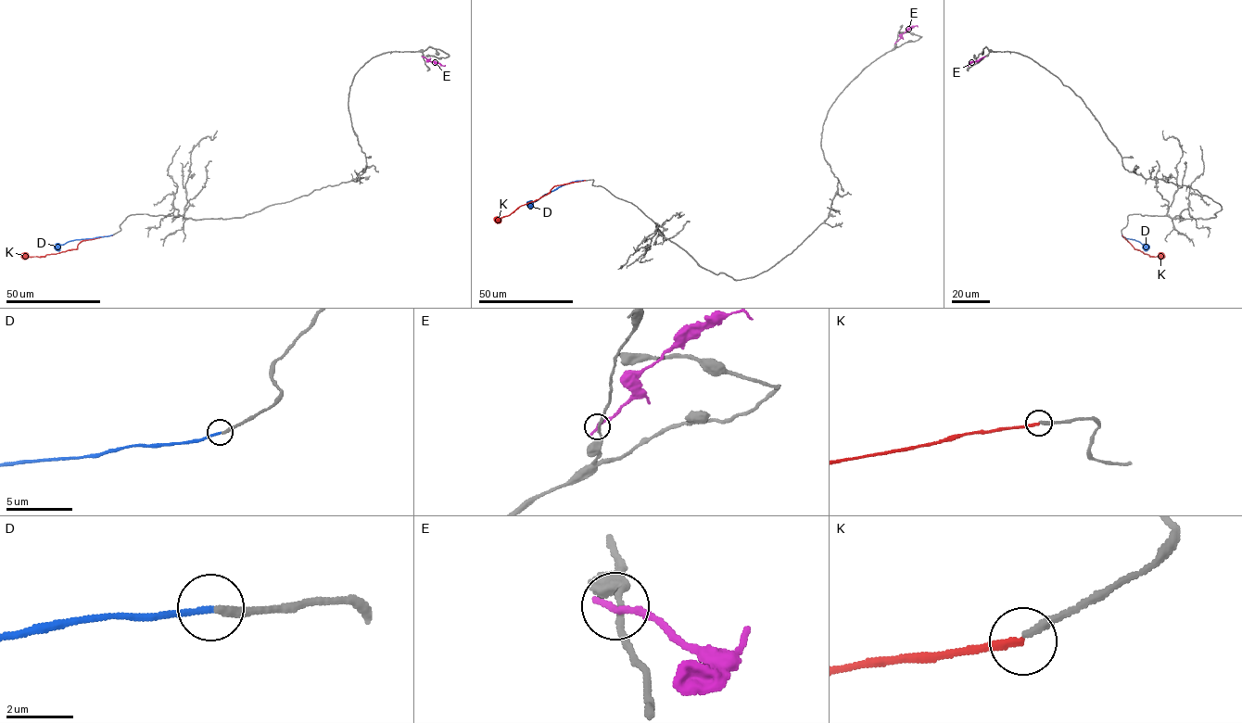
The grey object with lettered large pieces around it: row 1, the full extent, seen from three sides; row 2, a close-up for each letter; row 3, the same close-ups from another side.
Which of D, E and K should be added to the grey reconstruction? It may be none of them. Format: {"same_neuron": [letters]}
{"same_neuron": ["D"]}

